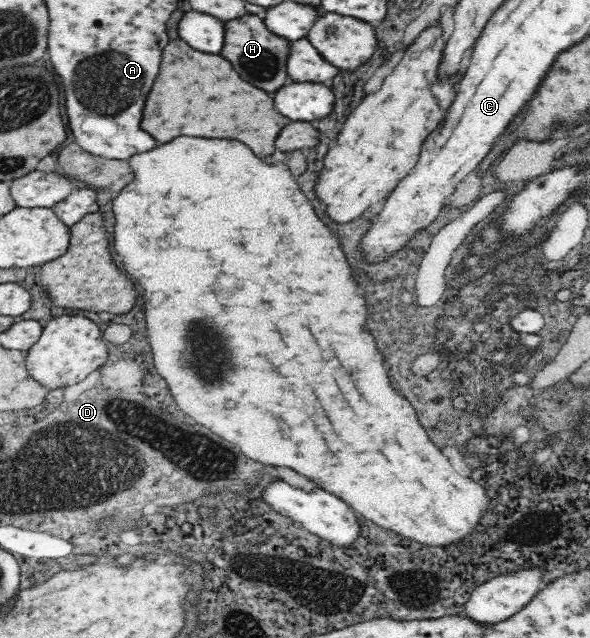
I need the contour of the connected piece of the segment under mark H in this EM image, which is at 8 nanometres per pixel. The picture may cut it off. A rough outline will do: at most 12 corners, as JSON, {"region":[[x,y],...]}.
{"region":[[243,16],[225,24],[221,56],[251,86],[291,82],[291,42]]}

